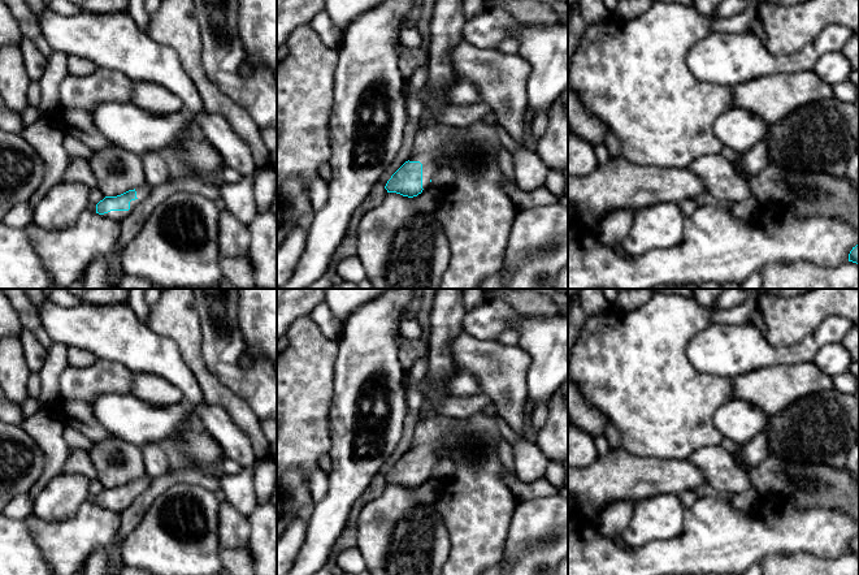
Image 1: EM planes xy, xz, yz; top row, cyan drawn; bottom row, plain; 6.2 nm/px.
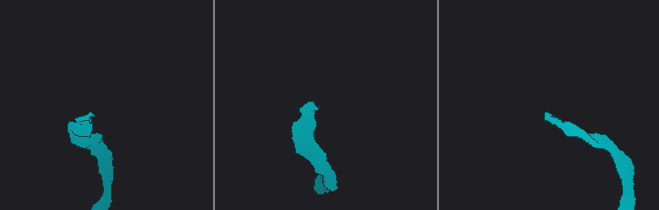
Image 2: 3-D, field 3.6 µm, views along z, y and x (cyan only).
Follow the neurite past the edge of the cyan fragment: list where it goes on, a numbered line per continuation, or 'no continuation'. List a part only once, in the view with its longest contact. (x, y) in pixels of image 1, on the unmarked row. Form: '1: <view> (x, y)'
1: xy (142, 483)

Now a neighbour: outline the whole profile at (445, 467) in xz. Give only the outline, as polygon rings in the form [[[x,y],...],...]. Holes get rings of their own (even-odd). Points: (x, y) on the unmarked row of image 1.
[[[442,457],[431,470],[430,477],[437,477],[443,481],[448,479],[454,472],[455,463],[446,457]]]

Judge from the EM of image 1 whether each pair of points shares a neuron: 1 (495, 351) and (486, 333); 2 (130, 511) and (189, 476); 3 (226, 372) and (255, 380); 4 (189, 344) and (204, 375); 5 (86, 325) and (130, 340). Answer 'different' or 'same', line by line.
1: different
2: same
3: same
4: same
5: same

